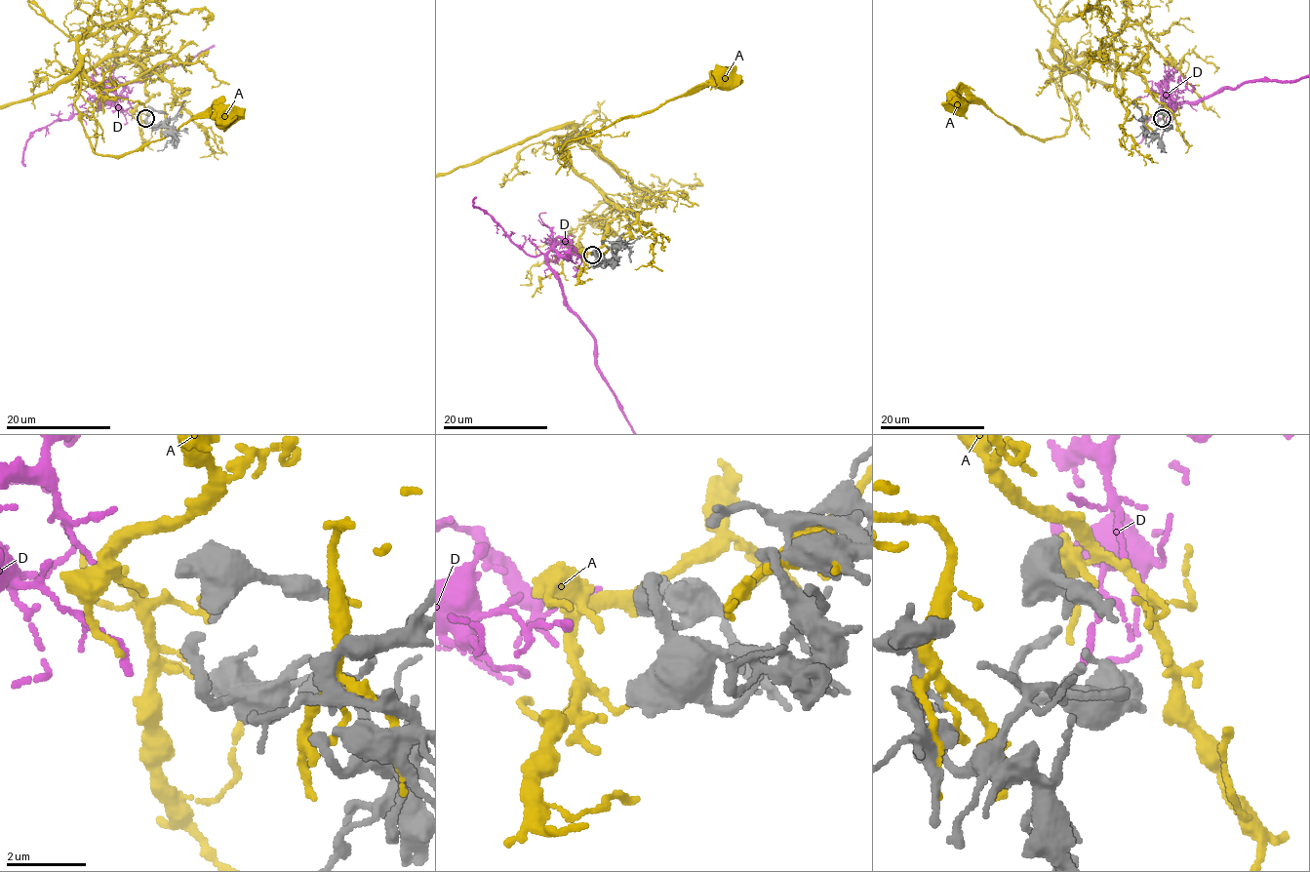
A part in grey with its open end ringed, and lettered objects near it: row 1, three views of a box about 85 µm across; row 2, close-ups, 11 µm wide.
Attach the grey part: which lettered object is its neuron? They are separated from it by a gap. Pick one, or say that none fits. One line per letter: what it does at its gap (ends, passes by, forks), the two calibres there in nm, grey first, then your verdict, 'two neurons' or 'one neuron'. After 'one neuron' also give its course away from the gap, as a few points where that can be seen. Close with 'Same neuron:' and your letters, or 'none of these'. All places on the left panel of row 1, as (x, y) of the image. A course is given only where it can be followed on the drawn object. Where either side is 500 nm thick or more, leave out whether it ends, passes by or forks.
A: it ends; calibres 180 and 170 nm; two neurons
D: it ends; calibres 180 and 190 nm; two neurons
Same neuron: none of these

